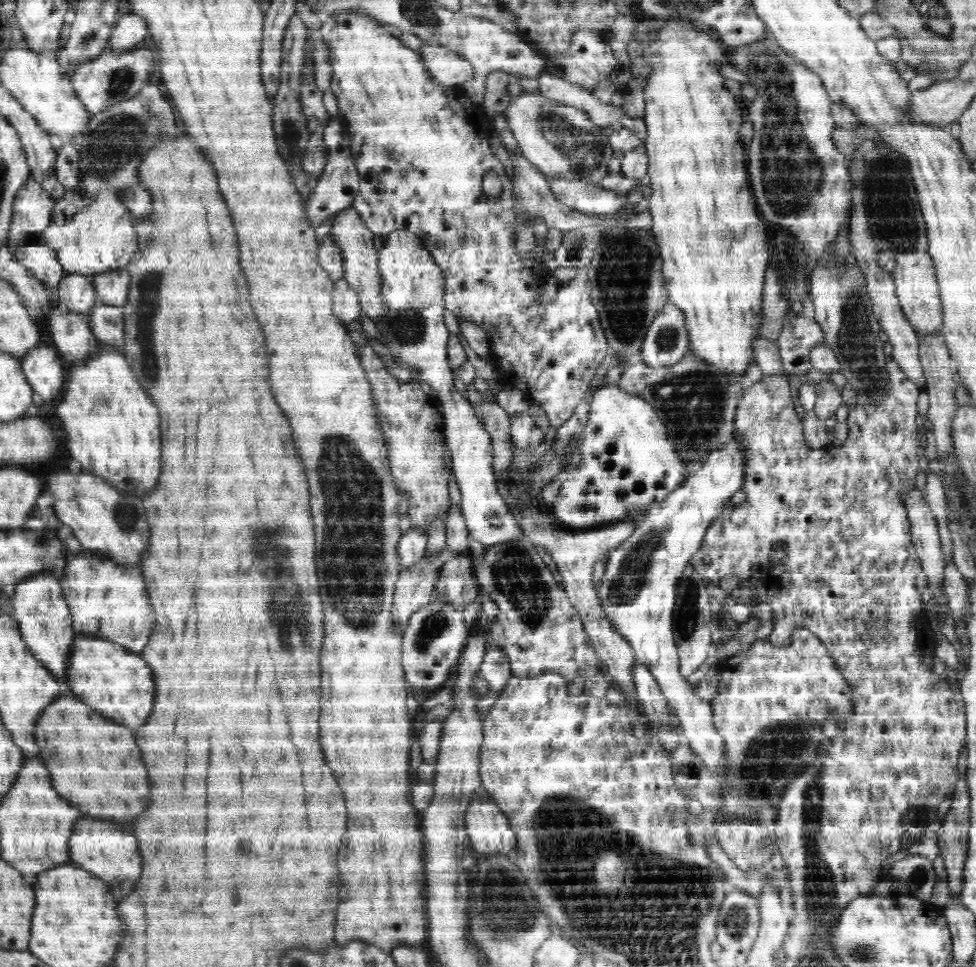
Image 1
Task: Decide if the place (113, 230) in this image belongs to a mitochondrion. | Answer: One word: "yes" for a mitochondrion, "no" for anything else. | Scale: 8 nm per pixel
no

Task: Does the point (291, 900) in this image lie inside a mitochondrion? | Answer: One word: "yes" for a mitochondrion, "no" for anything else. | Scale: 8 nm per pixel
no

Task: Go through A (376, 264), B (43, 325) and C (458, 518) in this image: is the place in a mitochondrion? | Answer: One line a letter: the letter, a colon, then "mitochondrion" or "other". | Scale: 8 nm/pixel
A: other
B: other
C: other

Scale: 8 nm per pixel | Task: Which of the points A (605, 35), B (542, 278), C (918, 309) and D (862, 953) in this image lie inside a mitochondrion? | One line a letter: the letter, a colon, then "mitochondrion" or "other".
A: other
B: other
C: other
D: mitochondrion

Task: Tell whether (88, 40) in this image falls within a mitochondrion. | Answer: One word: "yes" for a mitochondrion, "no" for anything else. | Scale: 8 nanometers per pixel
yes

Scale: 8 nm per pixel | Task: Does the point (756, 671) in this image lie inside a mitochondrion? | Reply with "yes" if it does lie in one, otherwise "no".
no

